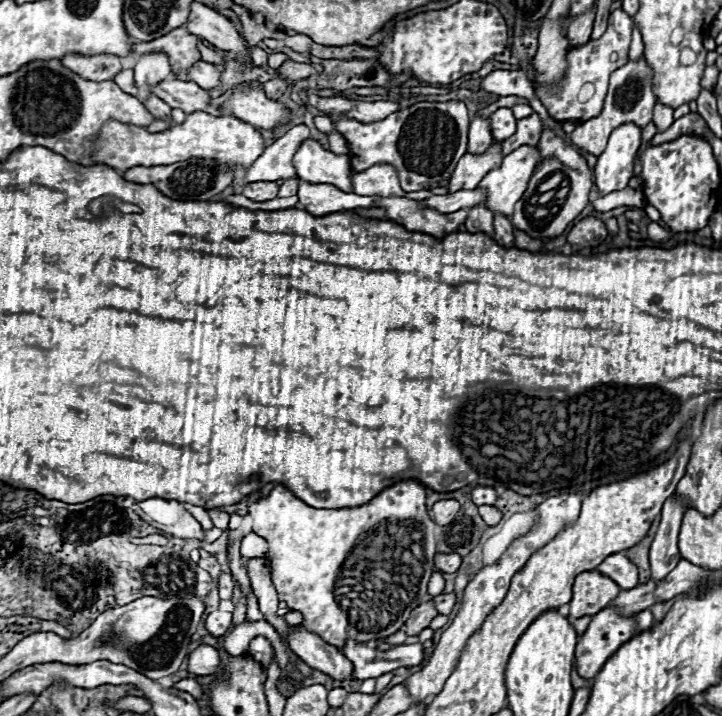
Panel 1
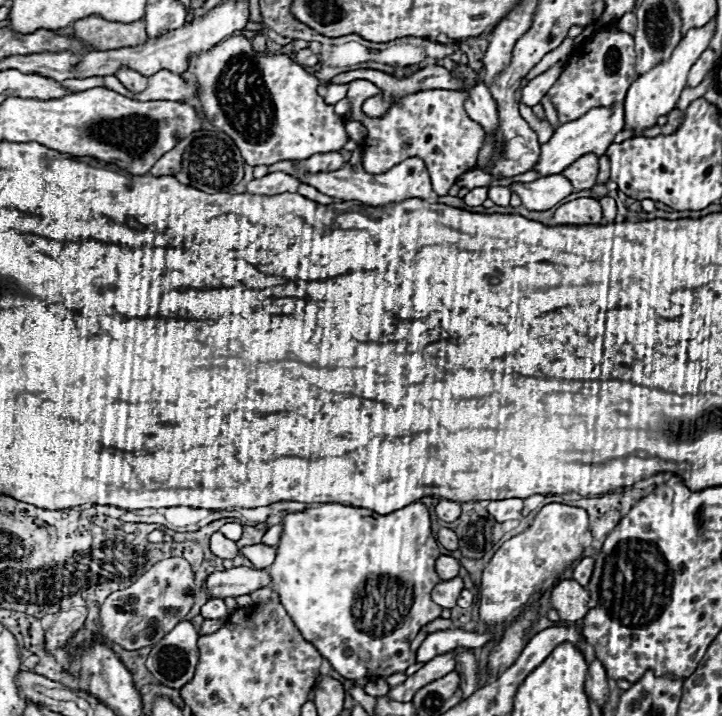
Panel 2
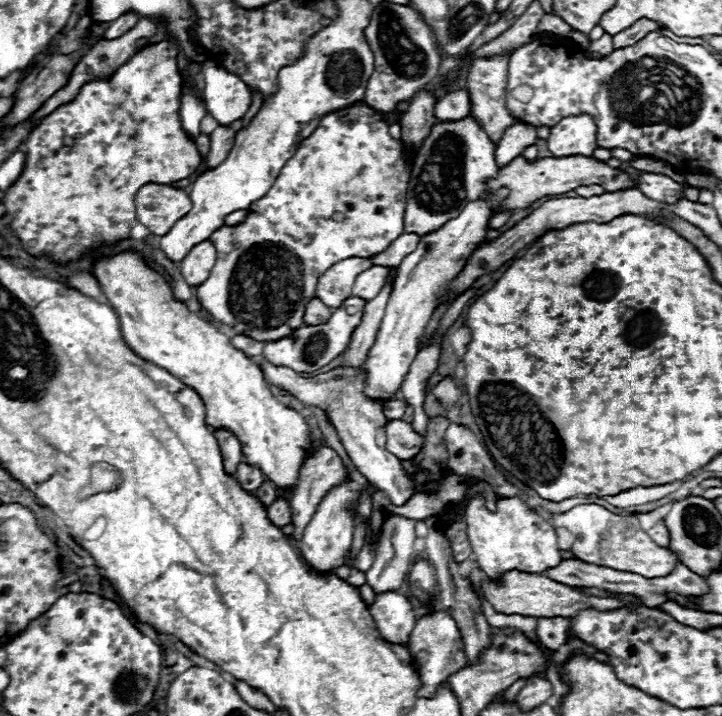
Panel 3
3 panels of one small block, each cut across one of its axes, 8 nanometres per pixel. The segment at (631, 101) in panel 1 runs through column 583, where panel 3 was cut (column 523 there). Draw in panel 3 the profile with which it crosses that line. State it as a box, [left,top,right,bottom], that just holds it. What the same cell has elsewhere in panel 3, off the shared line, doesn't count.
[496,122,536,166]

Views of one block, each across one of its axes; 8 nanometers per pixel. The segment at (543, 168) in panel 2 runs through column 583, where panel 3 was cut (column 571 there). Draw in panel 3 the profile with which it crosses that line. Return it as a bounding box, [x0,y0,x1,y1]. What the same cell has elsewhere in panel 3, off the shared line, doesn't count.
[548,116,596,158]

